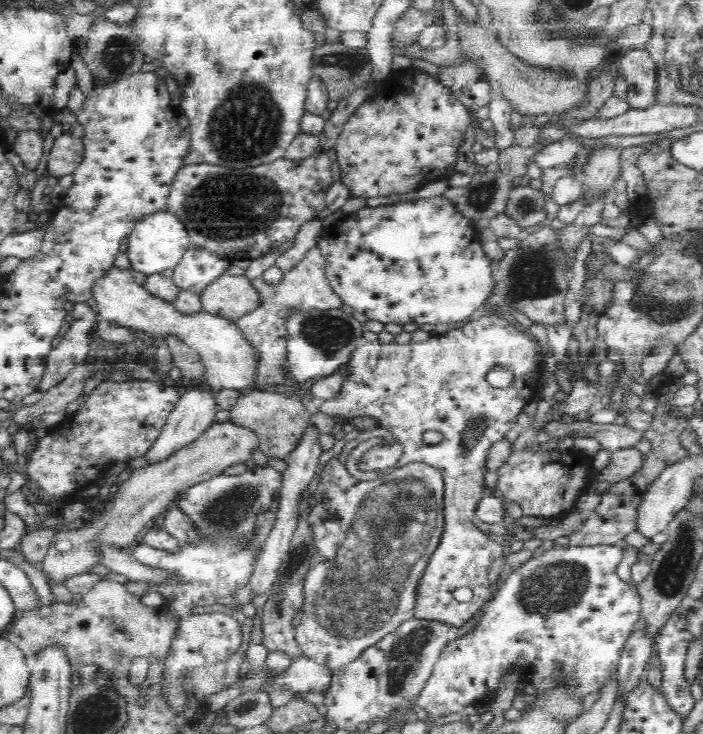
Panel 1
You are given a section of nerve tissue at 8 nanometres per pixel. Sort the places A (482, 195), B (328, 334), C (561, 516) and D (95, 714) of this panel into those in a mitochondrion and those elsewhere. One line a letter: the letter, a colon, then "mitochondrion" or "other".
A: mitochondrion
B: mitochondrion
C: other
D: mitochondrion

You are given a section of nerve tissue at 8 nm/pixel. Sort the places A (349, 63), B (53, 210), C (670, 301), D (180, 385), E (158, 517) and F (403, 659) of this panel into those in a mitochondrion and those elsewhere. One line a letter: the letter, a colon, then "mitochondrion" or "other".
A: mitochondrion
B: other
C: mitochondrion
D: other
E: other
F: mitochondrion

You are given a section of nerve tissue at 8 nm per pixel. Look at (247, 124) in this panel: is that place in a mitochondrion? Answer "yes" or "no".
yes

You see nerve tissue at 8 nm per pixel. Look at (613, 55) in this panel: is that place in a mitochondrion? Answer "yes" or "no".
no

